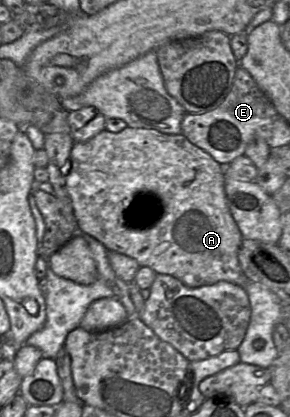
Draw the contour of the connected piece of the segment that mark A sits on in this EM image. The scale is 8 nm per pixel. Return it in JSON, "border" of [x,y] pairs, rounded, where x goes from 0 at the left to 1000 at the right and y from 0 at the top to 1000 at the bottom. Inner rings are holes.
{"border":[[[434,305],[407,319],[376,317],[366,309],[293,341],[259,341],[241,367],[238,410],[228,422],[228,453],[248,484],[252,508],[266,537],[266,559],[297,561],[341,578],[372,602],[397,602],[466,621],[483,640],[514,640],[538,657],[586,659],[634,683],[655,691],[679,691],[710,683],[734,683],[752,676],[790,676],[841,691],[859,676],[841,659],[821,624],[821,607],[831,592],[838,568],[797,516],[790,489],[776,463],[776,400],[748,391],[717,367],[686,353],[662,345],[628,321],[569,321],[545,312],[500,307],[452,307]],[[517,484],[528,496],[503,494],[497,508],[479,511],[479,501],[493,487]],[[459,513],[469,528],[497,532],[534,516],[555,518],[531,532],[503,535],[507,542],[524,540],[521,547],[497,547],[500,535],[438,535],[438,525]]]}

